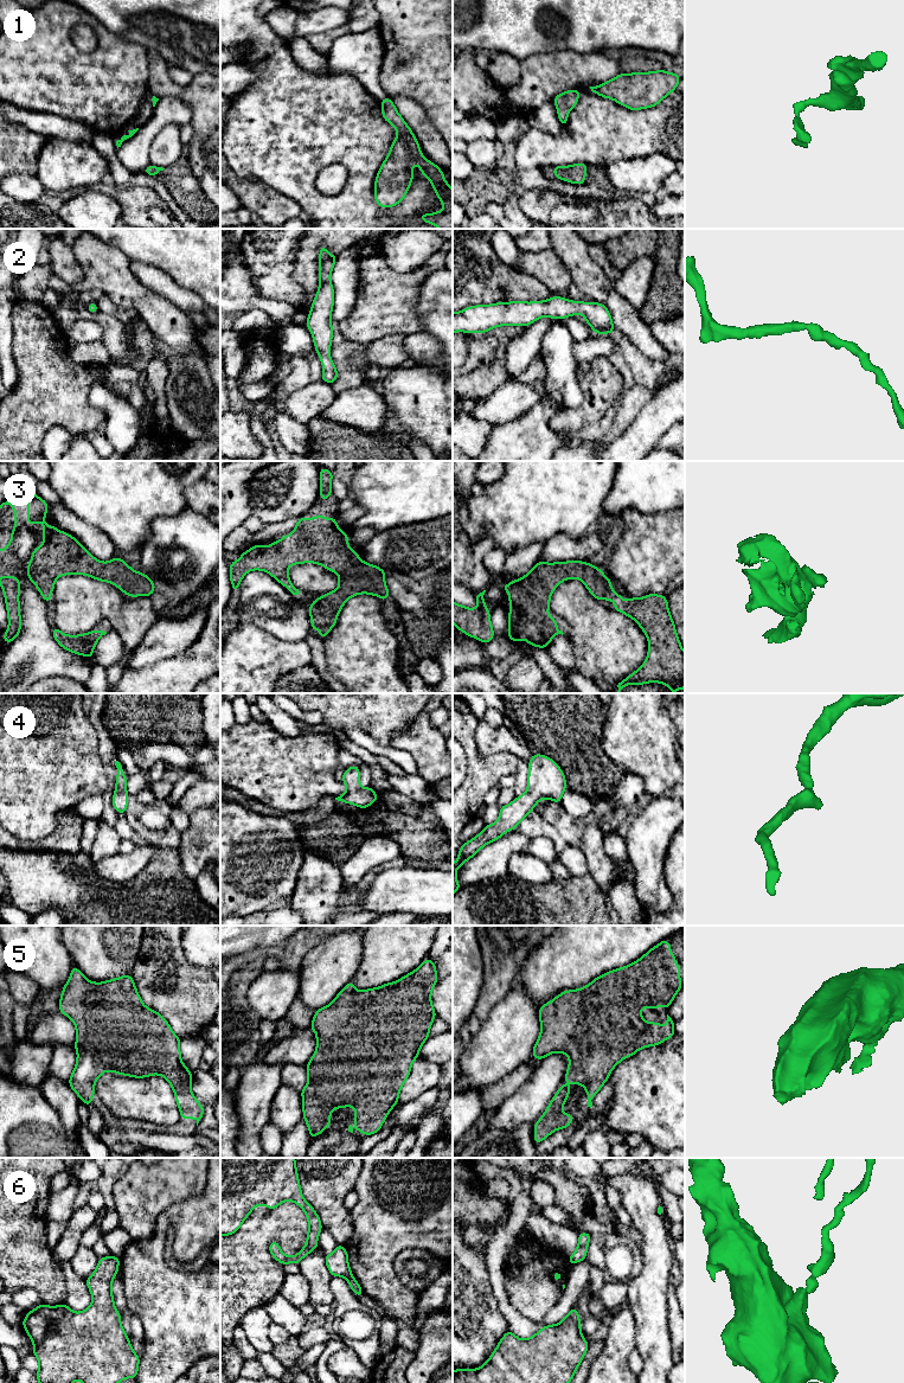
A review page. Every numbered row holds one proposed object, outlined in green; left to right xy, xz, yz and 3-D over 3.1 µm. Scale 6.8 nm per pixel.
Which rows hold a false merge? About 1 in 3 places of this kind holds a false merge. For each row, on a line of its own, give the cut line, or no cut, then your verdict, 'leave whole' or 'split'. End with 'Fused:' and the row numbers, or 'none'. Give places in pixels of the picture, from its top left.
1: no cut | leave whole
2: no cut | leave whole
3: no cut | leave whole
4: no cut | leave whole
5: no cut | leave whole
6: xz (351, 1274), (346, 1279) | split
Fused: 6

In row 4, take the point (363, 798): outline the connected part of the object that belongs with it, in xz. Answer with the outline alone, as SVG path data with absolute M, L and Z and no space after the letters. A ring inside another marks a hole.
M352 766L342 774L342 782L346 786L346 793L335 798L335 800L366 808L376 802L378 799L377 793L371 788L360 787L360 771L359 766Z

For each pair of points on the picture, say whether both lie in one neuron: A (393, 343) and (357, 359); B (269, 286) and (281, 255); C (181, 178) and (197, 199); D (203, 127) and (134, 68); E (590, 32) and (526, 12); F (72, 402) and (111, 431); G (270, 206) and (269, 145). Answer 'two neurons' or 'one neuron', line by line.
A: one neuron
B: one neuron
C: one neuron
D: two neurons
E: one neuron
F: two neurons
G: two neurons

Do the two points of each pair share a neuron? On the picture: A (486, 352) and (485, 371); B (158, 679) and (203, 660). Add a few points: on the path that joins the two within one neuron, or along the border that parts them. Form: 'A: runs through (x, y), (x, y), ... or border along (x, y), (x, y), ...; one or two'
A: border along (494, 337), (495, 356), (465, 375); two
B: runs through (168, 679), (174, 679), (192, 666); one

